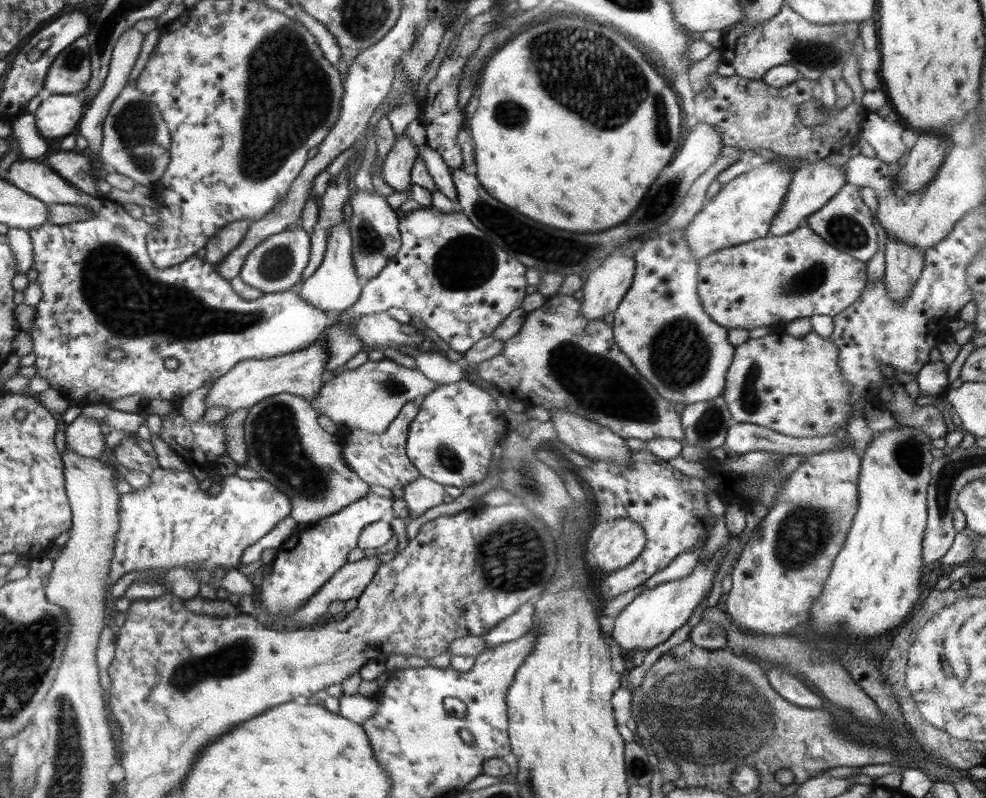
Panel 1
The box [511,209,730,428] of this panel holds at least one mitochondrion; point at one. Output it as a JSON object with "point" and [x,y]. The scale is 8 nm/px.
{"point":[679,353]}

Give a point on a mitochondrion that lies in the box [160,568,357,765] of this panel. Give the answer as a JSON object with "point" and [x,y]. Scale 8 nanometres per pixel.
{"point":[238,657]}

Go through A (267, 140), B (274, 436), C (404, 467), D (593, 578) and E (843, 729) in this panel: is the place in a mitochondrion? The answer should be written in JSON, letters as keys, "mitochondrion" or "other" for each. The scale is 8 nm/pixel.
{"A":"mitochondrion","B":"mitochondrion","C":"other","D":"other","E":"other"}

